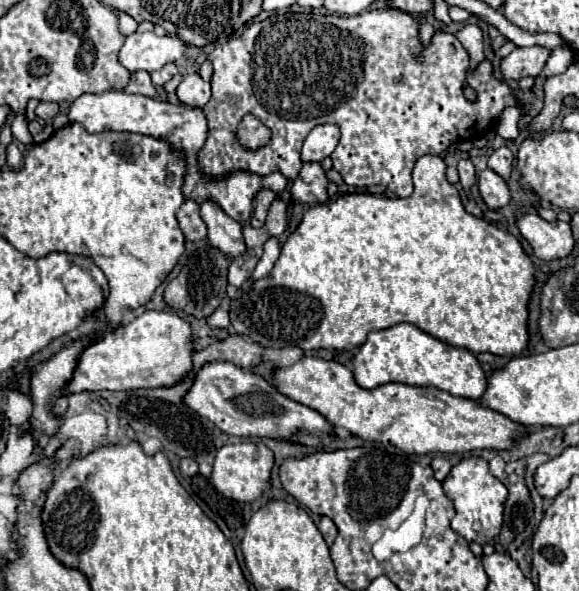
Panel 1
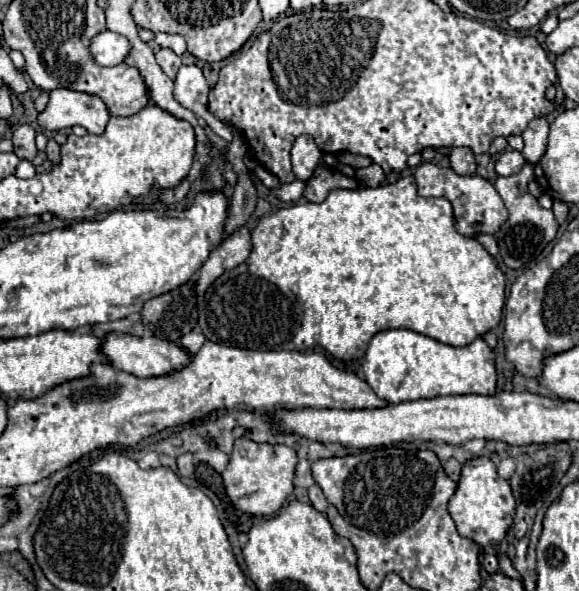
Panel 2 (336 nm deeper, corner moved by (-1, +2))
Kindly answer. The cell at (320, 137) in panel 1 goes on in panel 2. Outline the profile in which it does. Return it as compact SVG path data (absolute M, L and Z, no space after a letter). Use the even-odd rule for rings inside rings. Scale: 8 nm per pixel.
M298 136L292 146L292 170L298 180L308 180L320 164L322 152L312 136Z

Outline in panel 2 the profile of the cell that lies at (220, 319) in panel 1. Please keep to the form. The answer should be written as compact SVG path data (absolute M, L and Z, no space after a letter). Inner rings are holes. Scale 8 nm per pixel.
M190 332L190 334L186 334L186 336L182 338L182 346L184 346L190 354L196 354L196 352L202 348L204 342L206 342L206 338L204 338L200 332Z

